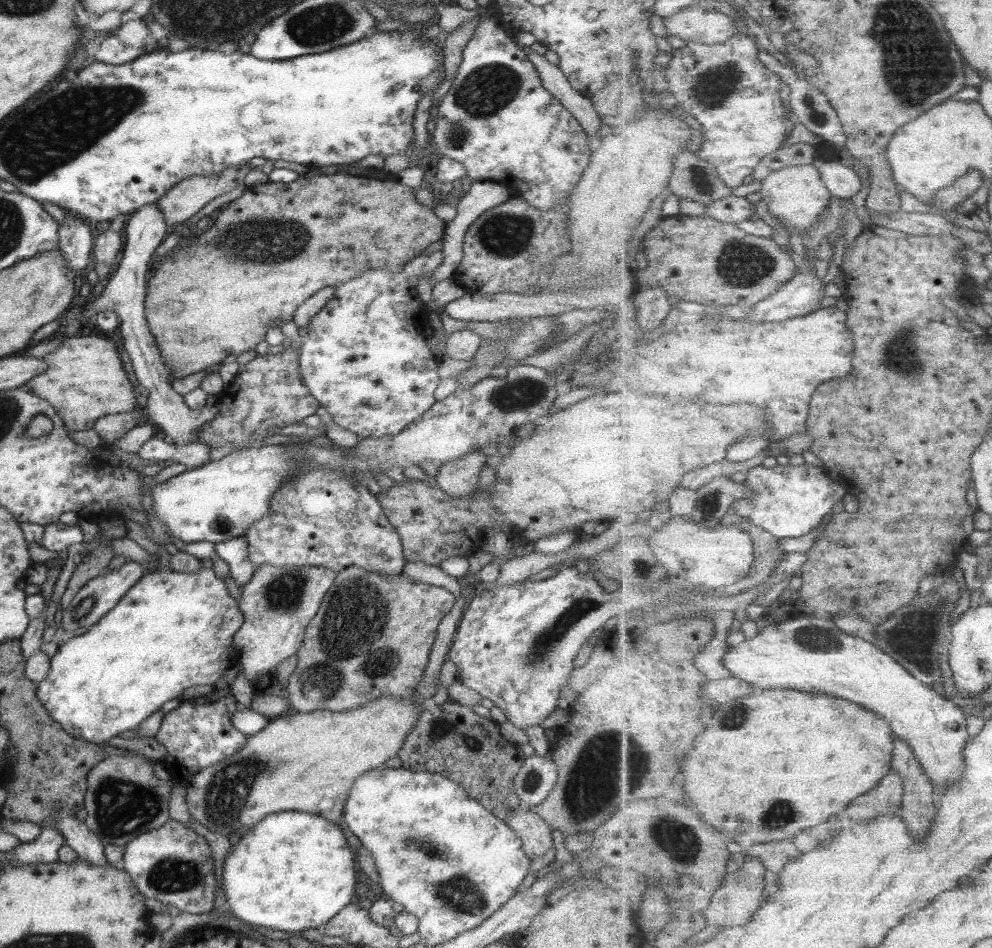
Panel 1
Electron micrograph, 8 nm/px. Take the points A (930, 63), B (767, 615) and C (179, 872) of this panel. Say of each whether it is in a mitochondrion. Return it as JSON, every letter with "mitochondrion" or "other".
{"A":"mitochondrion","B":"other","C":"mitochondrion"}

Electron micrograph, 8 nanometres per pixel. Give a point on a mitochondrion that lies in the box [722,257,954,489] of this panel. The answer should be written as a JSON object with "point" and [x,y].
{"point":[902,355]}

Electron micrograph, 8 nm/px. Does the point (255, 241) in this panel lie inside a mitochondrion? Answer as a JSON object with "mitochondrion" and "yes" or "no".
{"mitochondrion":"yes"}

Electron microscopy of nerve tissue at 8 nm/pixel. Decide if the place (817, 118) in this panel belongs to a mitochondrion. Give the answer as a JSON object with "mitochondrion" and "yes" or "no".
{"mitochondrion":"no"}

